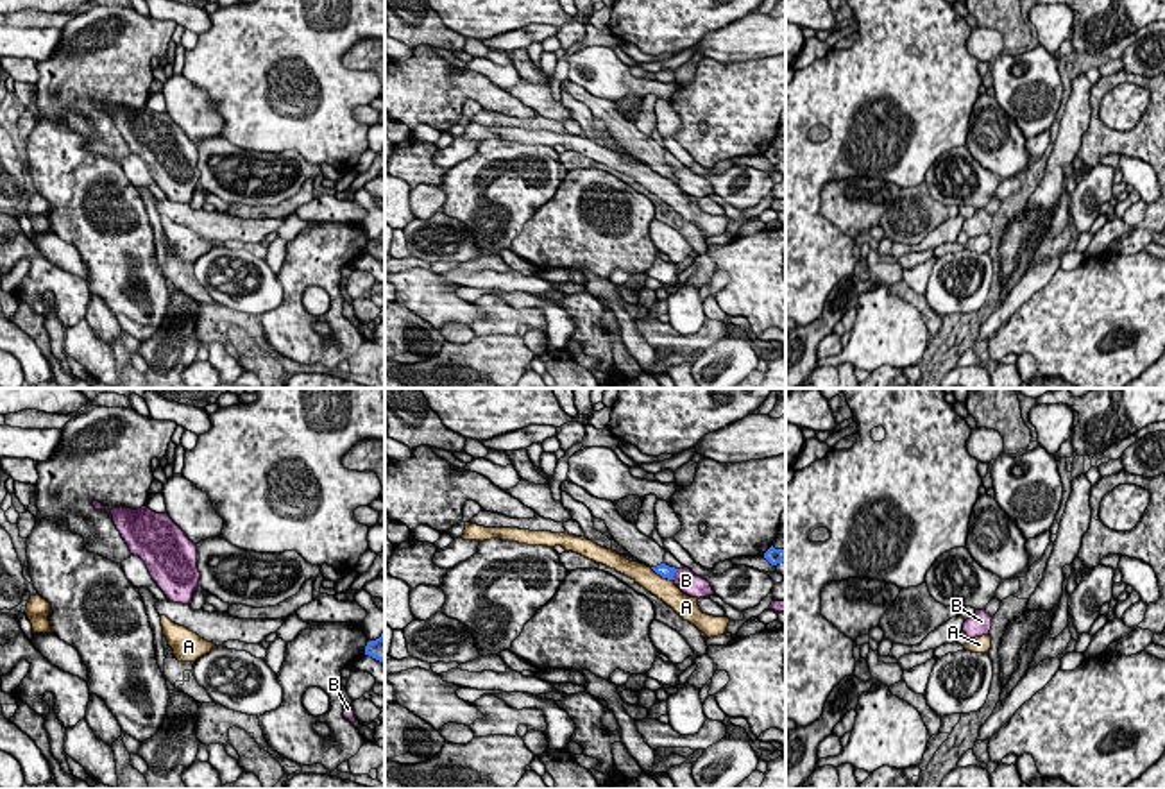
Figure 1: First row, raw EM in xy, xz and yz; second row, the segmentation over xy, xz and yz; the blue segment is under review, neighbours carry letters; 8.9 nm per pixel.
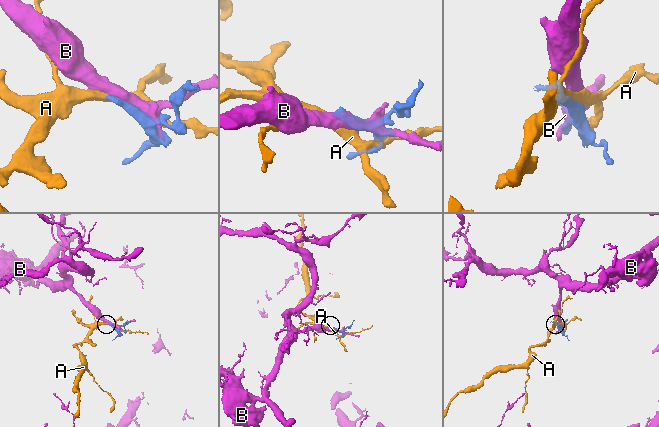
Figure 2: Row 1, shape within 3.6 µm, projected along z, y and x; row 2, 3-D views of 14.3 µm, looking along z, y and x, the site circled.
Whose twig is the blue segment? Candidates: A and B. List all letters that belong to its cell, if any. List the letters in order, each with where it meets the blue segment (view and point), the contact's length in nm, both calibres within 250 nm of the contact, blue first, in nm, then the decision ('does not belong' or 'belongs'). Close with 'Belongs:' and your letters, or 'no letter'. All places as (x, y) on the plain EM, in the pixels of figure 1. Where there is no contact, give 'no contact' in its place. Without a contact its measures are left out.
A: xz (661, 174) | 240 nm | 120/200 nm | does not belong
B: xz (673, 174) | 110 nm | 120/200 nm | does not belong
Belongs: no letter

